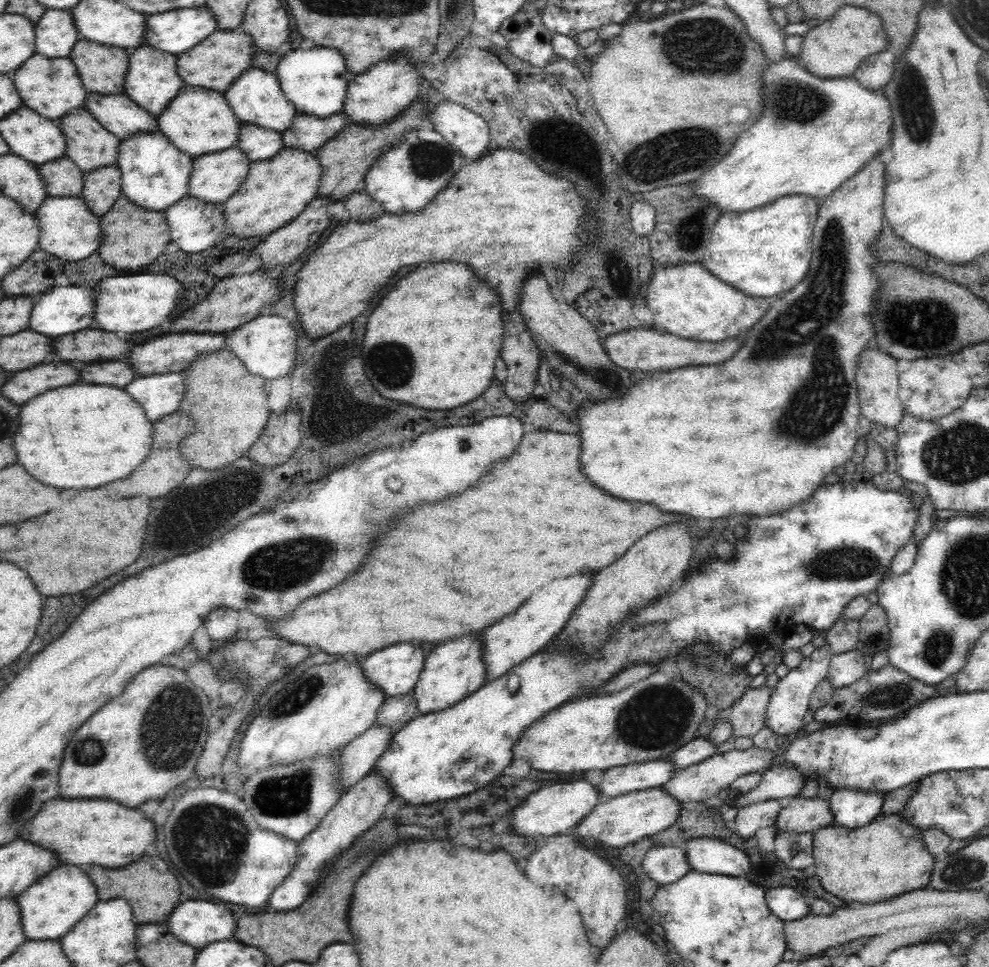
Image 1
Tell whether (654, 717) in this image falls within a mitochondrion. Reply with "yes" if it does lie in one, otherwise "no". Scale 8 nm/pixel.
yes

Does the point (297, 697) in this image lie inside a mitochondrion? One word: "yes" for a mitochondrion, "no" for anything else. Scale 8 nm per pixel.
yes

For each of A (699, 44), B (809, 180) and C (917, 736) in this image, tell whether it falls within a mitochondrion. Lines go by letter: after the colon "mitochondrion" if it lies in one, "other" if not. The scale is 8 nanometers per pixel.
A: mitochondrion
B: other
C: other

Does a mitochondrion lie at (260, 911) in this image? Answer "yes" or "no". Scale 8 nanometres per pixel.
no

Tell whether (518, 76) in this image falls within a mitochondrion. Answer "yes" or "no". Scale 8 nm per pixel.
no

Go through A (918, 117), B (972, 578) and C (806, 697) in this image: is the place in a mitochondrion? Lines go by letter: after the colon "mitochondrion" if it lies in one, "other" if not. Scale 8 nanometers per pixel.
A: mitochondrion
B: mitochondrion
C: other

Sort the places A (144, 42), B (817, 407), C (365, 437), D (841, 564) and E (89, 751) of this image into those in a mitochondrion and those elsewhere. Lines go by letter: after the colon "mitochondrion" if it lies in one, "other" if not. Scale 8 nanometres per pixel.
A: other
B: mitochondrion
C: other
D: mitochondrion
E: mitochondrion

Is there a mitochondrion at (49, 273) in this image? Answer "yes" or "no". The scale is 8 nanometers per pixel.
no

